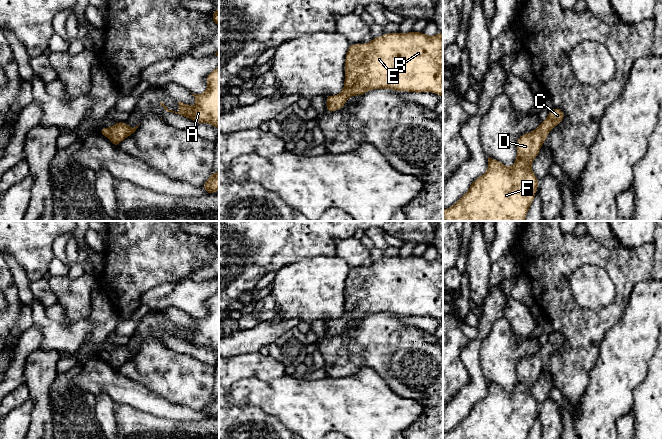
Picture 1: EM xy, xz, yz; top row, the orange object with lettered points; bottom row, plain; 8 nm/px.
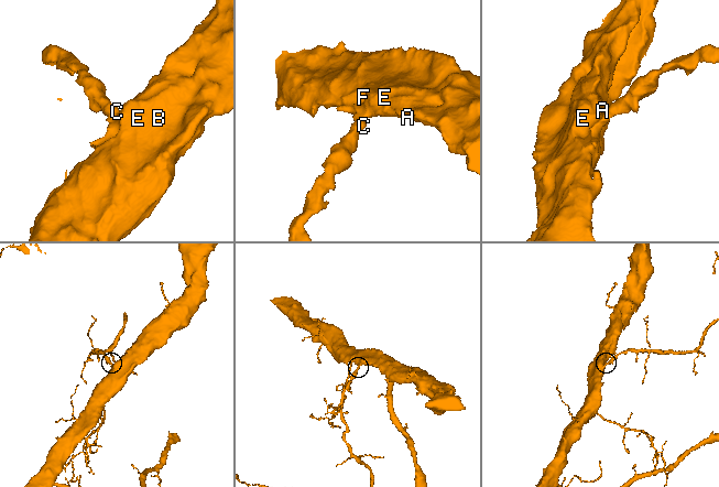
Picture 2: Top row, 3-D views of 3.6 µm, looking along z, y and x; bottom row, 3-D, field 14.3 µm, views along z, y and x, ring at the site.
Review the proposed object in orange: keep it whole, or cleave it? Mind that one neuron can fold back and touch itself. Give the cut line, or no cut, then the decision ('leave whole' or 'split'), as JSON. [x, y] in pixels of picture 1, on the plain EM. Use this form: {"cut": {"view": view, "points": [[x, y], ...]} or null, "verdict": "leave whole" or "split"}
{"cut": null, "verdict": "leave whole"}

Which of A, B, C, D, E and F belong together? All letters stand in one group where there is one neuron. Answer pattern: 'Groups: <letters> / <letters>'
Groups: A B C D E F

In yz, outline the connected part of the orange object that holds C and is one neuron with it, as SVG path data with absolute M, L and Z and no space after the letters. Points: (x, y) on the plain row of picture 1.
M554 331L537 353L521 359L516 366L517 380L513 390L507 391L488 381L487 395L472 406L468 415L453 430L443 434L443 439L527 439L539 406L531 388L547 363L549 355L564 342L565 337Z

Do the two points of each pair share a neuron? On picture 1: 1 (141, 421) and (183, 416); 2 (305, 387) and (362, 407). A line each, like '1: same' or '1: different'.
1: different
2: same

